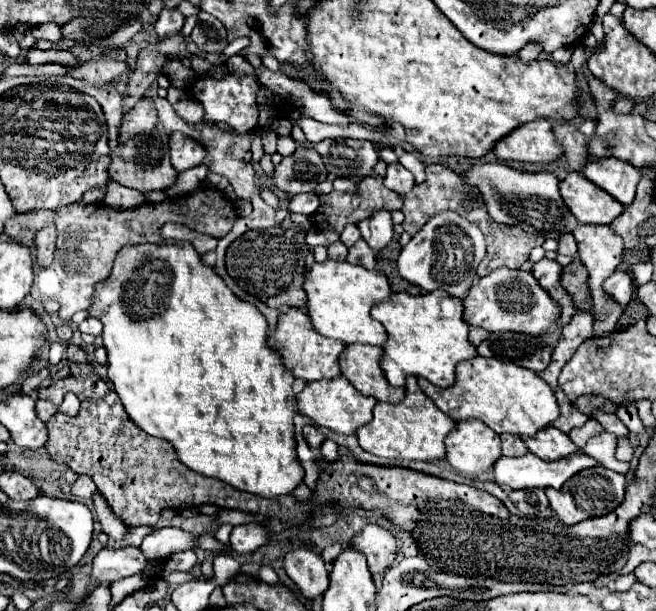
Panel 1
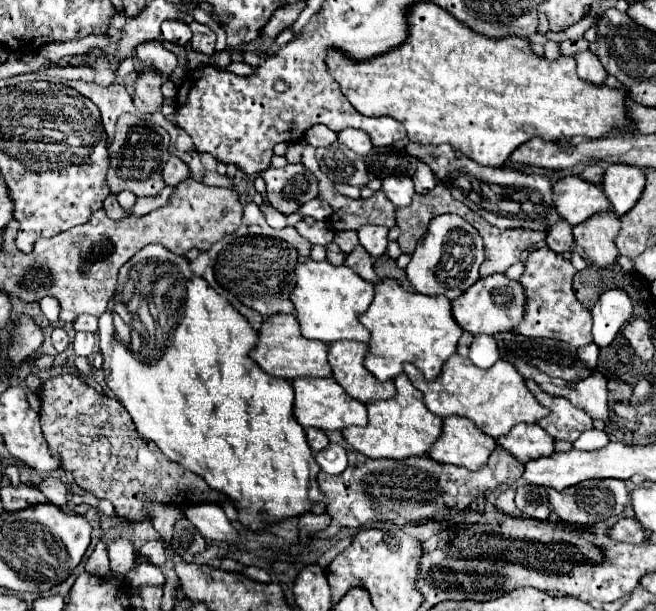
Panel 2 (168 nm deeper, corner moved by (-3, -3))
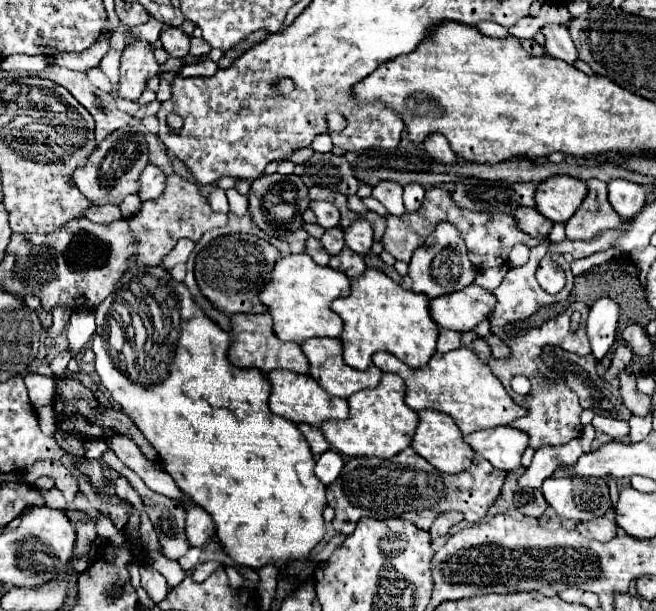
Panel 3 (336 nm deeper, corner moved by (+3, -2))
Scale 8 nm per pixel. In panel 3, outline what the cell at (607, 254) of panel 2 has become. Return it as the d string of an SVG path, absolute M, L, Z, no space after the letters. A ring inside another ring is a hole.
M588 179L588 195L572 219L566 221L568 239L592 239L598 231L622 225L620 215L608 203L608 189L600 189L596 179Z

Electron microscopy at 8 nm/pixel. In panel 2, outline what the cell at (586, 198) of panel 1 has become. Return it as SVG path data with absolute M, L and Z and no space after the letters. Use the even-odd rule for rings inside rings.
M566 176L554 184L554 204L558 214L572 226L582 224L592 214L612 210L604 190L580 176Z

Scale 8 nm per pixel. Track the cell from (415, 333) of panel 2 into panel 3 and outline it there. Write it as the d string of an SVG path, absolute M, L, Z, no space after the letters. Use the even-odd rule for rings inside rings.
M366 269L360 277L350 279L350 295L332 301L330 309L344 321L342 355L344 363L354 369L368 369L376 351L388 351L410 367L424 367L436 351L438 327L428 311L428 297L404 289L386 277L380 269Z

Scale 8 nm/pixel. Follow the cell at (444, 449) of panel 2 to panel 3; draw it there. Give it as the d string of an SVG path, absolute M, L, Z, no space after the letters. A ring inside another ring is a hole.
M424 409L418 413L418 427L412 437L410 447L442 473L460 473L462 469L468 469L468 465L474 457L472 449L468 449L468 445L462 439L460 429L452 423L452 419L440 411L432 411L432 409Z

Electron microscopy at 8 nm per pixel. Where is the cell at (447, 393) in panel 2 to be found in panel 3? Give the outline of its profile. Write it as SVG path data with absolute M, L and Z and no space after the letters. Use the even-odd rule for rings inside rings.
M456 349L448 353L434 353L432 359L420 367L412 369L404 365L398 357L390 353L374 353L372 363L382 369L396 373L404 379L406 383L406 397L404 403L412 411L420 409L434 409L440 413L446 413L452 417L452 421L458 425L462 435L488 429L488 427L498 427L498 425L508 425L518 417L526 415L526 409L514 405L502 383L494 377L488 365L484 365L470 349Z

